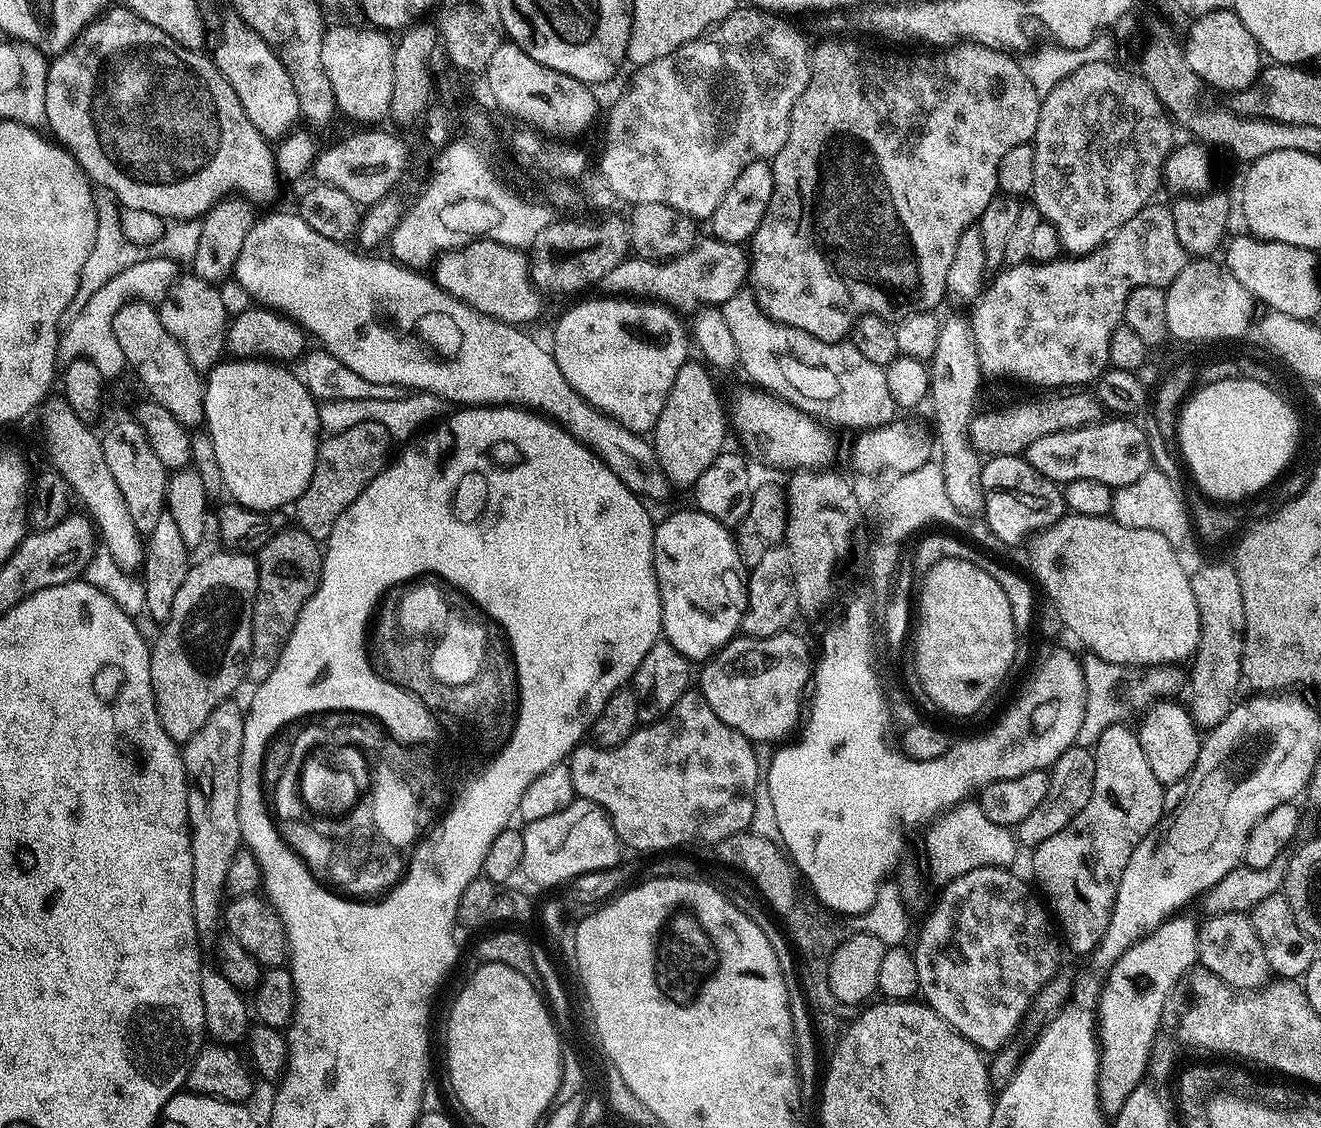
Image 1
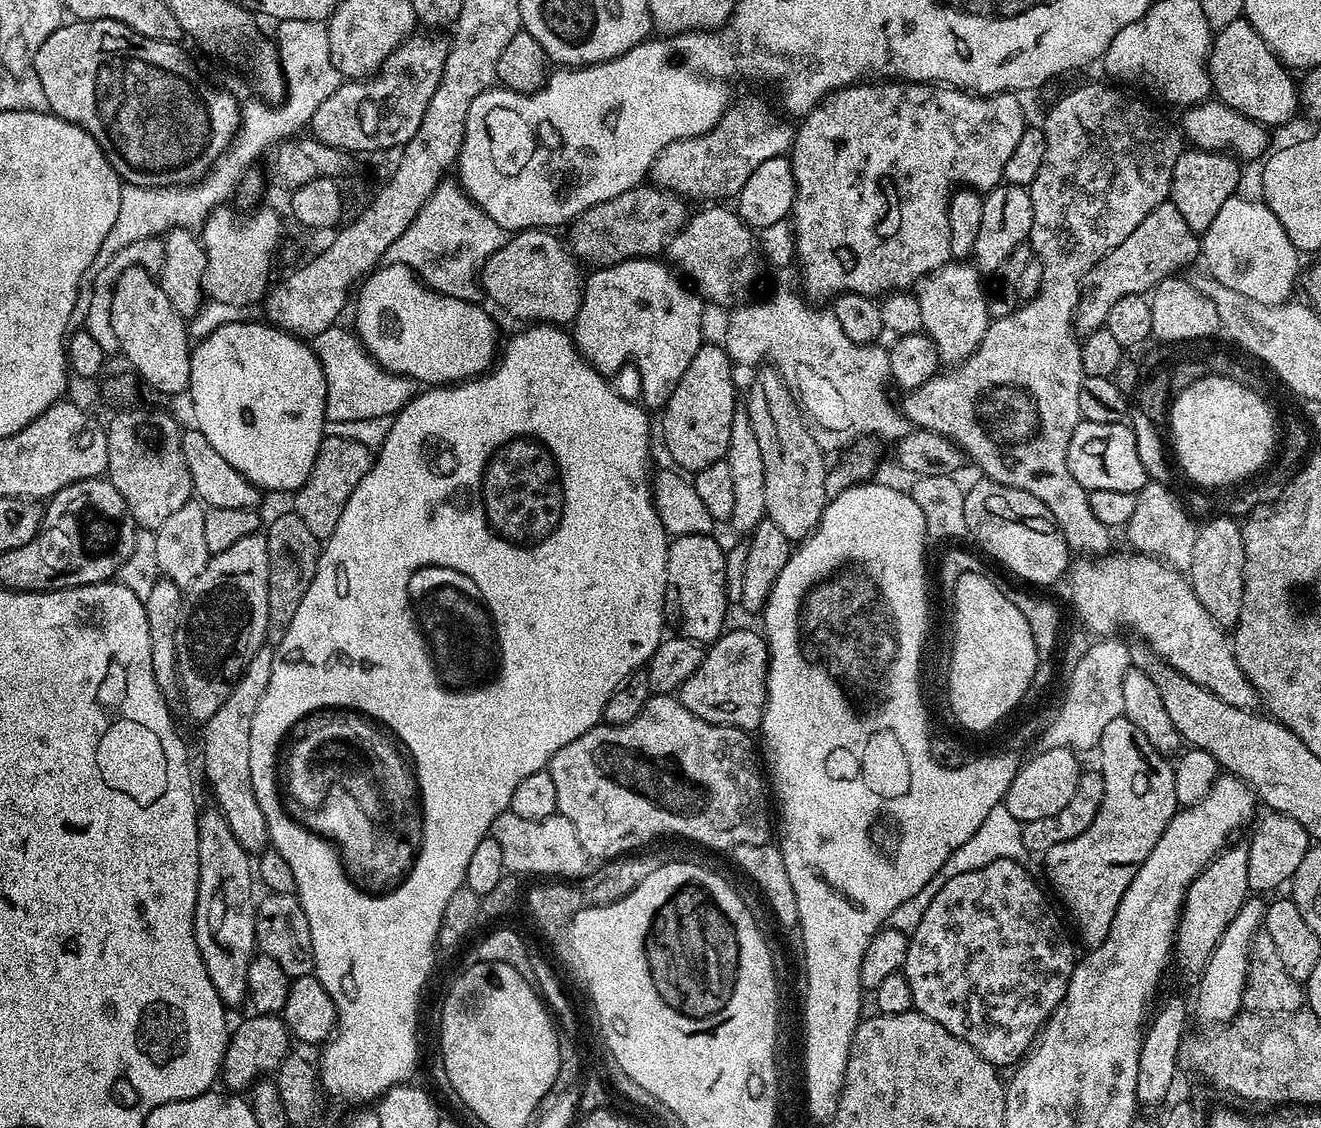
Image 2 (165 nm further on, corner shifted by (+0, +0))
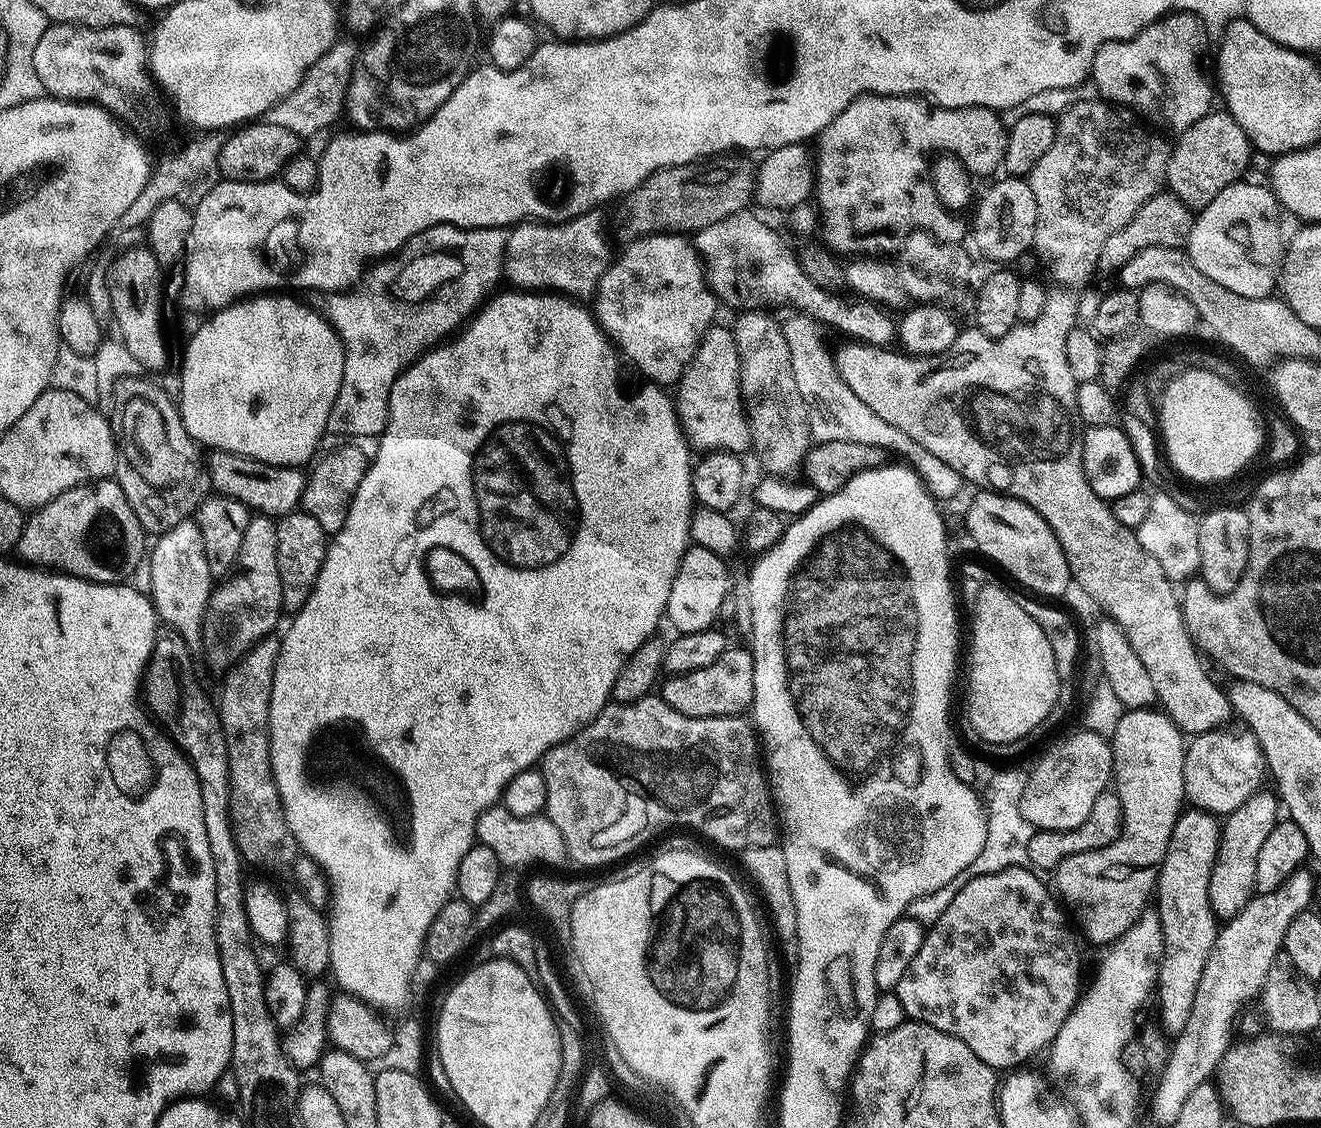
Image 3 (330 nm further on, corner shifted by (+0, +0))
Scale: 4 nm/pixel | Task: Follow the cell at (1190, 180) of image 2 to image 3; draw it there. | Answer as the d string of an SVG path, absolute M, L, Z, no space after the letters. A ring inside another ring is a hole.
M1211 110L1185 132L1179 133L1175 140L1168 153L1166 188L1193 210L1210 206L1226 186L1237 183L1254 157L1248 136L1226 110Z

